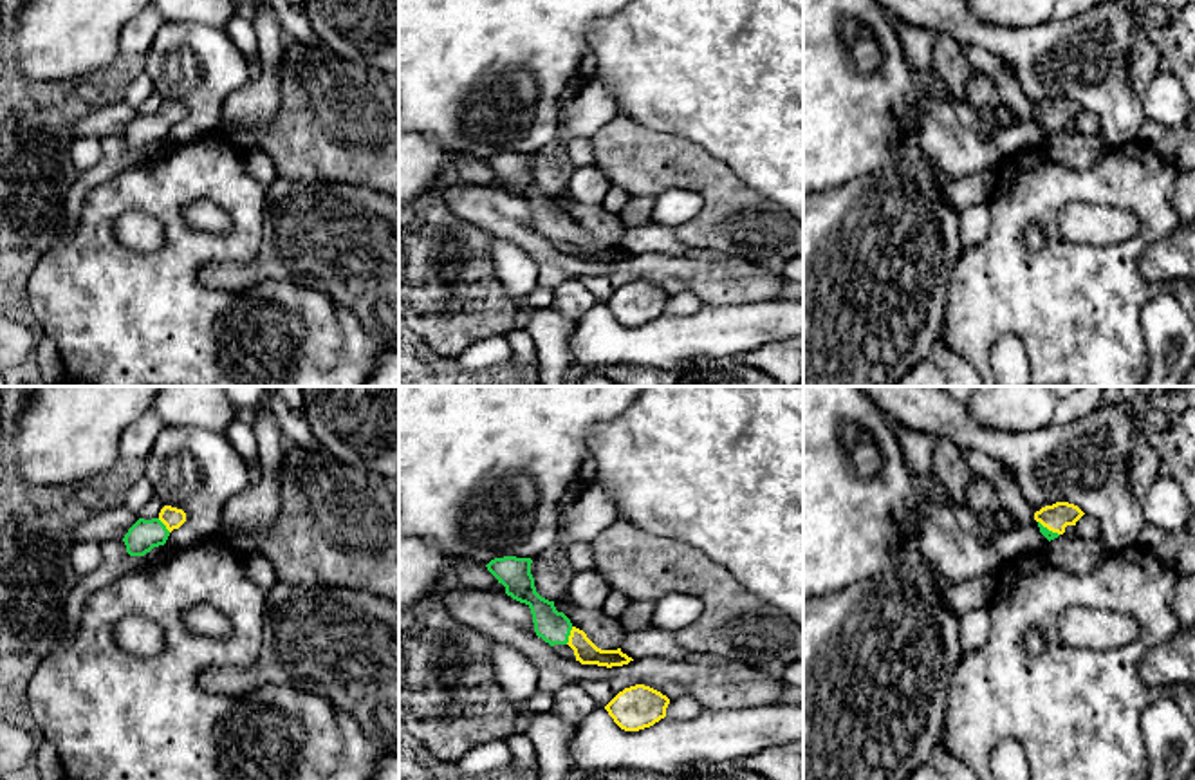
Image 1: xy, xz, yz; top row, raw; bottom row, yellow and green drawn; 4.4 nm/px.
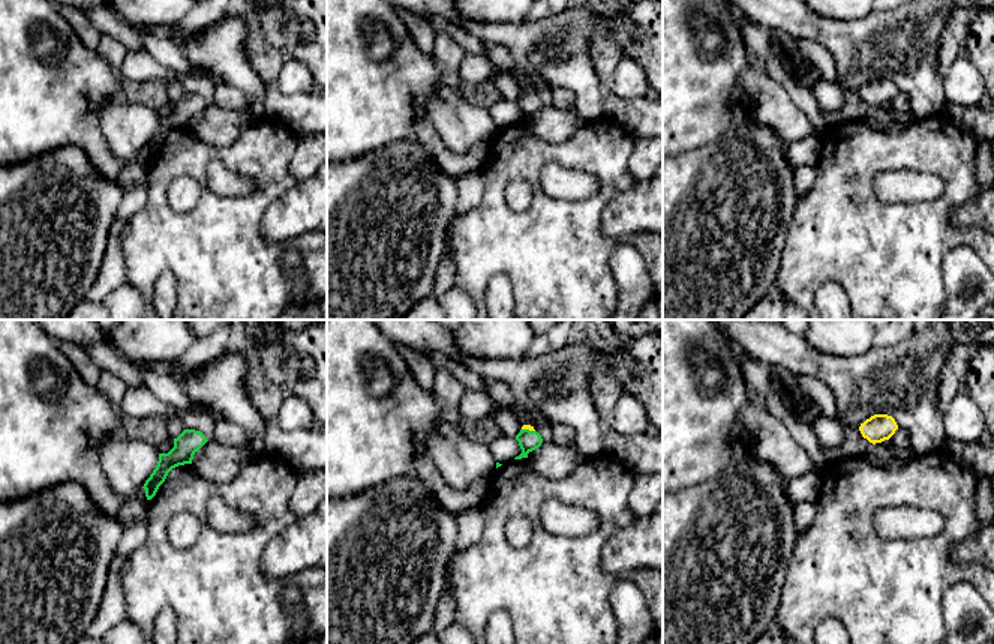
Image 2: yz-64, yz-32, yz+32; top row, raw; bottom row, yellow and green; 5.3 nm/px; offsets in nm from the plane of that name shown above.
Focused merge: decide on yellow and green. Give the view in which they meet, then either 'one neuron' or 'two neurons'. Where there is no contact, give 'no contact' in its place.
xz | one neuron

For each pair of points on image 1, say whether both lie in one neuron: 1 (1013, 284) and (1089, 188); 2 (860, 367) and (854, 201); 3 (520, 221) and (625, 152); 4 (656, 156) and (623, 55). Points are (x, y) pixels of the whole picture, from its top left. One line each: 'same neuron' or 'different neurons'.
1: same neuron
2: same neuron
3: different neurons
4: different neurons

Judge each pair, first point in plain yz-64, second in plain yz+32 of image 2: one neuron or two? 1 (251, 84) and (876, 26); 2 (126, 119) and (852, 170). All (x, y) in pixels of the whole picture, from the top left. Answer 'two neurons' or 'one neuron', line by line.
1: one neuron
2: two neurons

